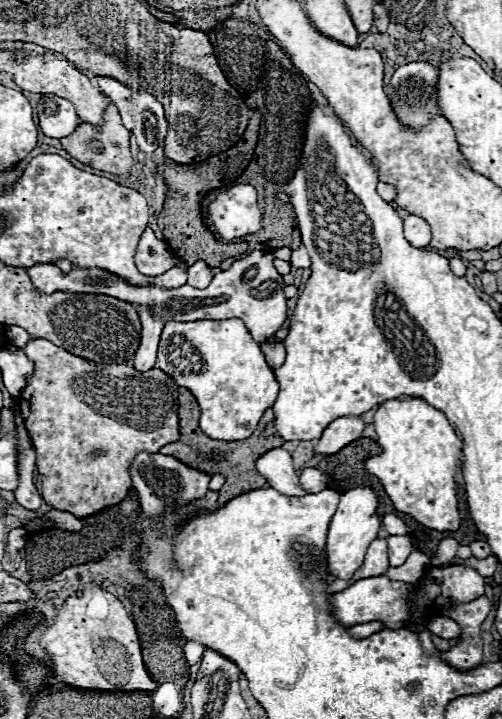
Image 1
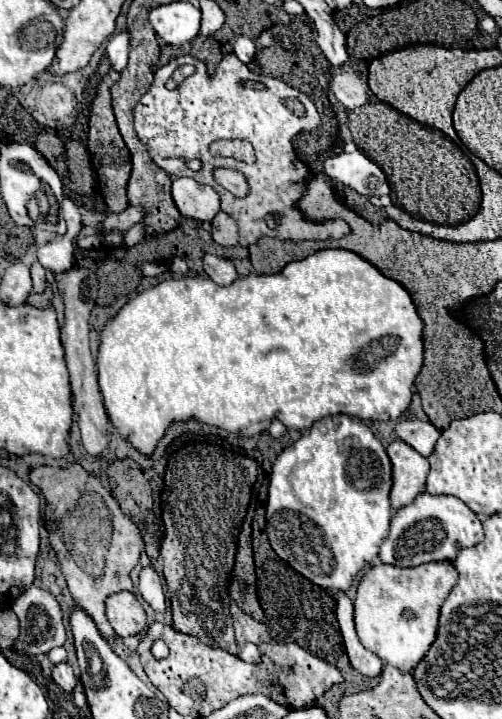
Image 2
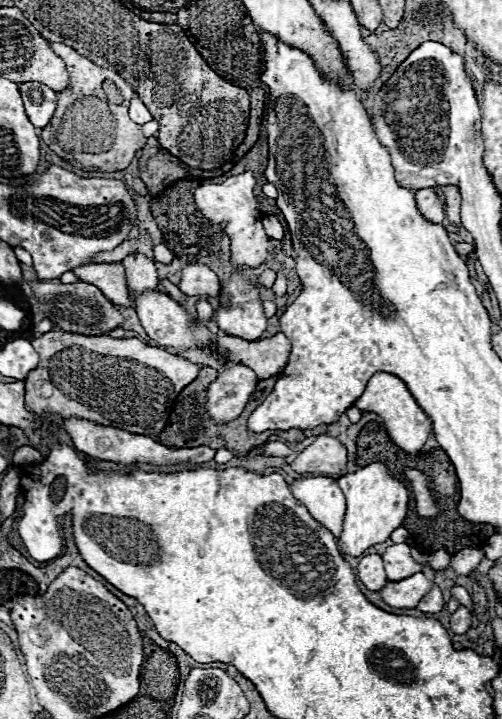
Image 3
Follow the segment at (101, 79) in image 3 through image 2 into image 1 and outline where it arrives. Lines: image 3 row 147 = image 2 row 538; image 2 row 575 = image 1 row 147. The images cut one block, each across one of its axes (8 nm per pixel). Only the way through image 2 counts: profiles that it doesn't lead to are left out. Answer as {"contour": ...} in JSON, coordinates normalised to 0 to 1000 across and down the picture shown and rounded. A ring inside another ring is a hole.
{"contour":[[[211,134],[211,142],[215,142],[215,147],[207,153],[203,175],[183,175],[175,170],[159,170],[151,175],[151,181],[139,189],[124,192],[120,197],[143,220],[151,220],[151,223],[159,223],[159,225],[167,225],[167,228],[175,228],[191,236],[203,236],[203,239],[255,245],[263,231],[267,231],[267,220],[259,214],[259,189],[263,189],[263,184],[255,178],[247,178],[243,167],[239,167],[239,159],[235,159],[235,150],[227,147],[227,142],[215,134]]]}

